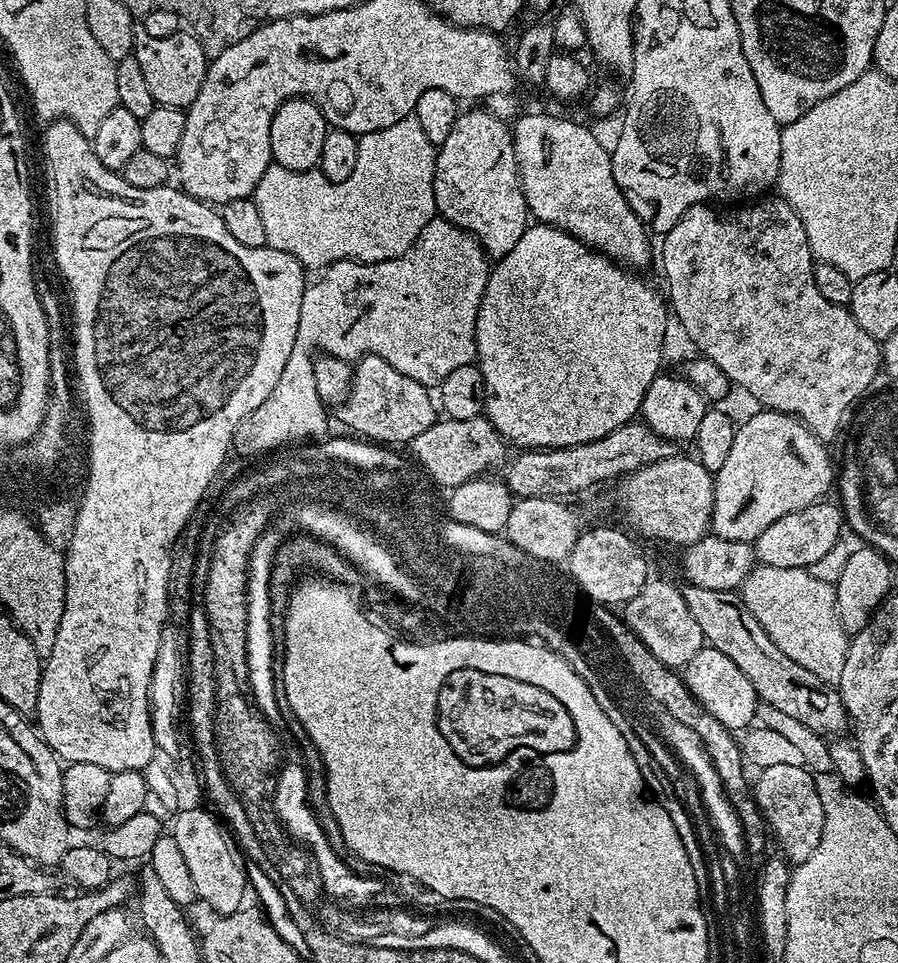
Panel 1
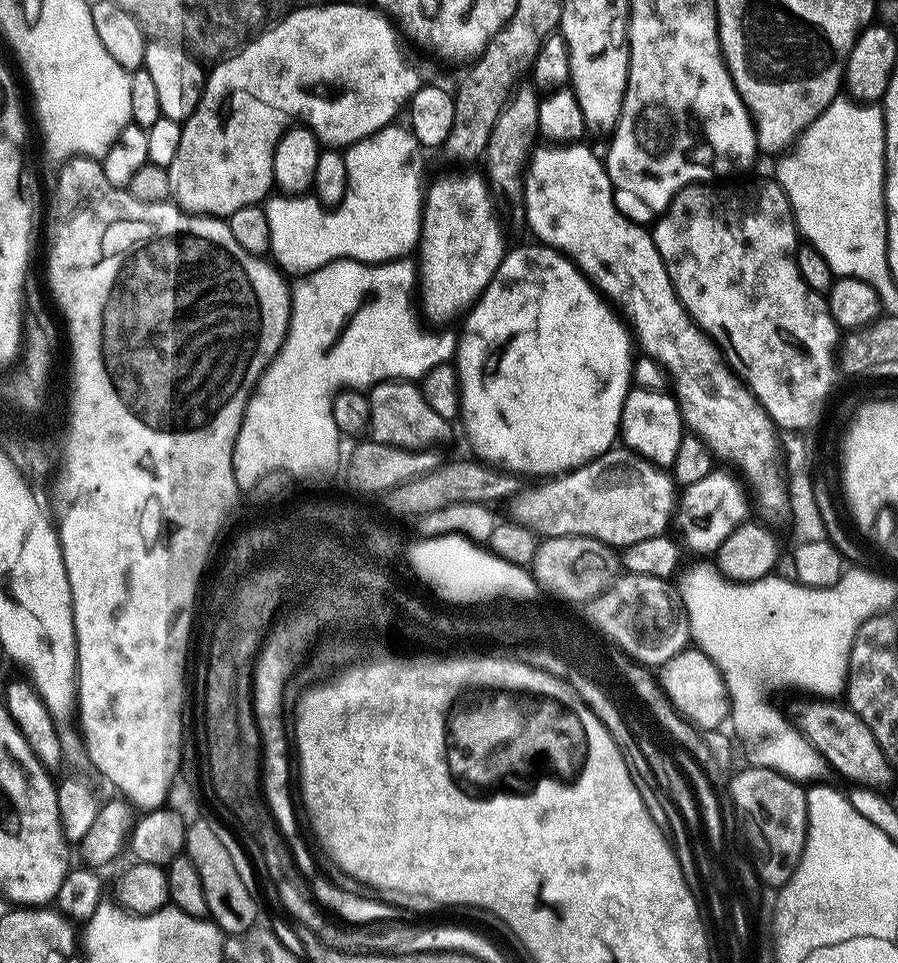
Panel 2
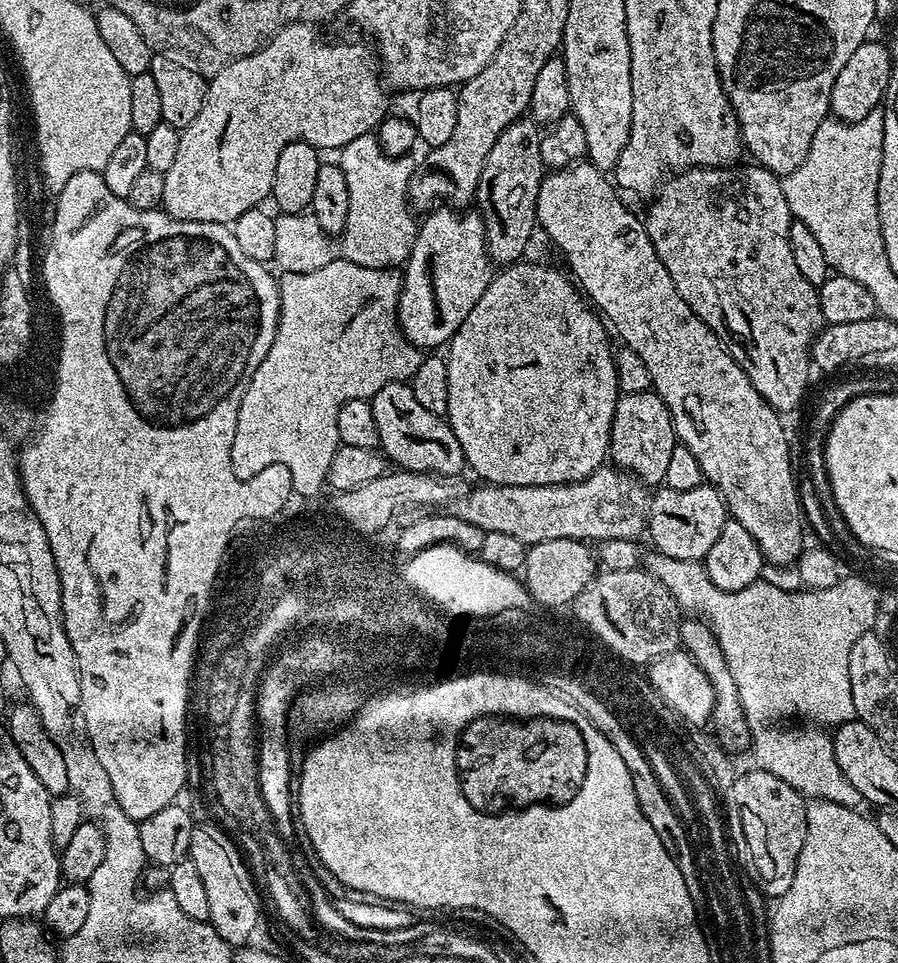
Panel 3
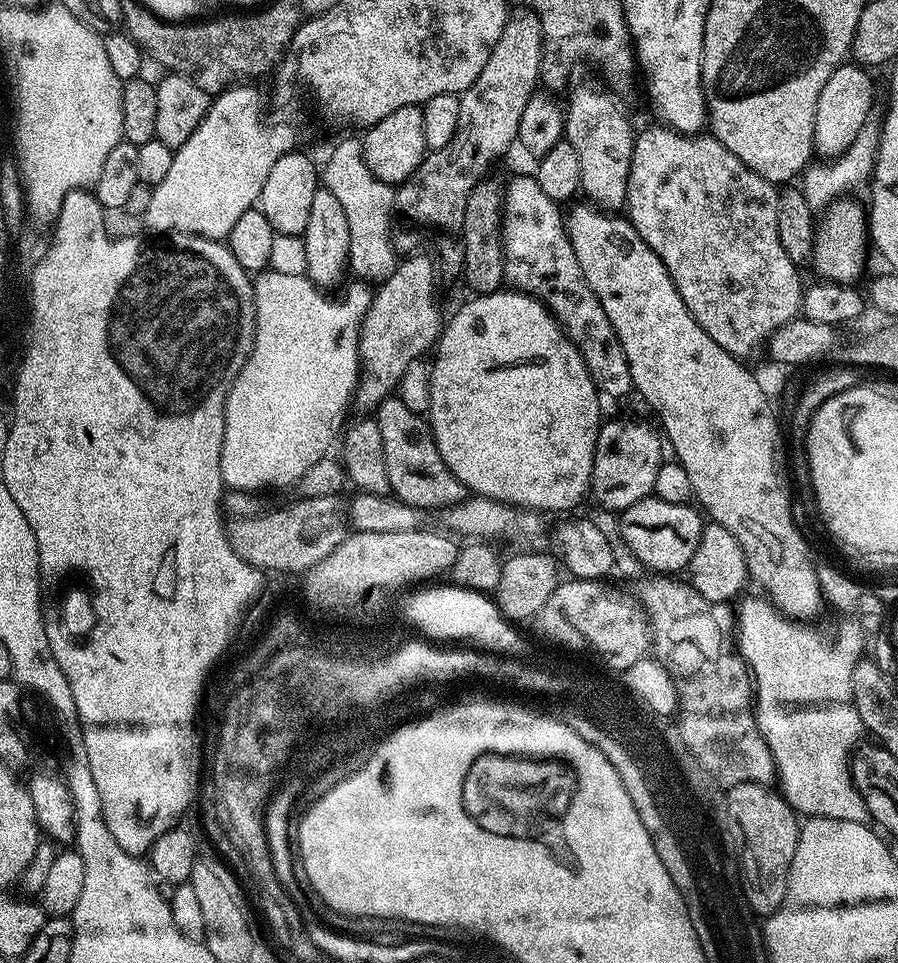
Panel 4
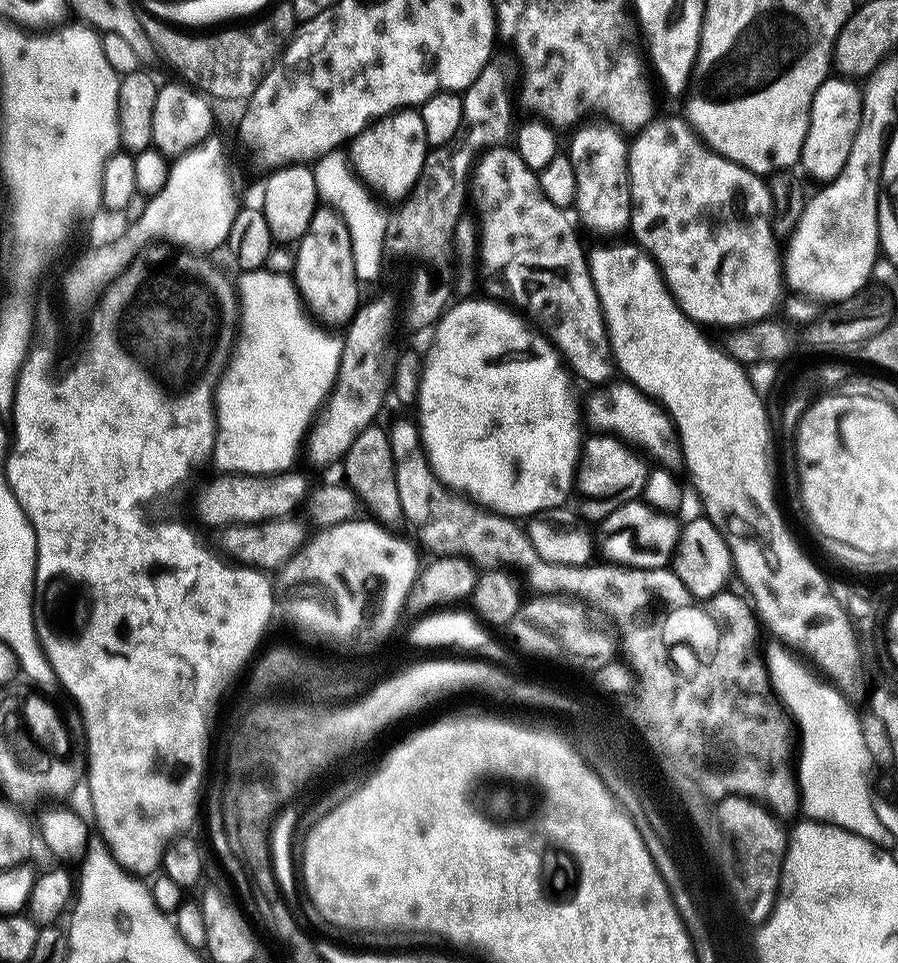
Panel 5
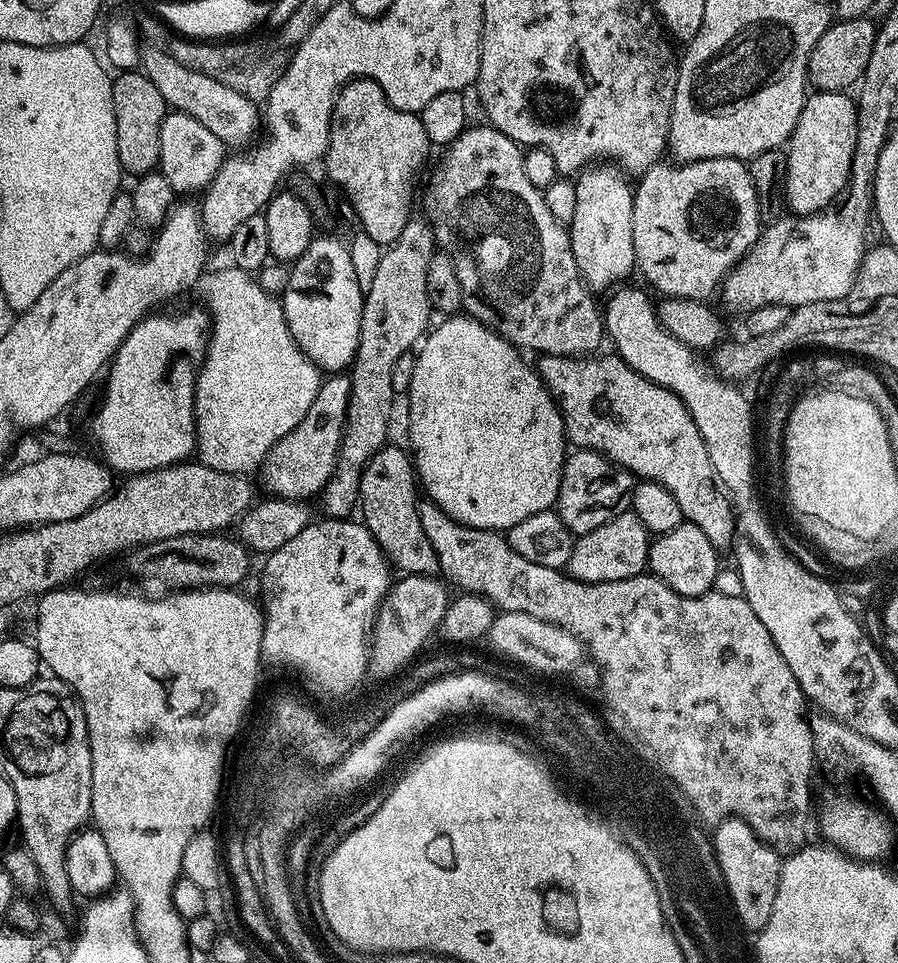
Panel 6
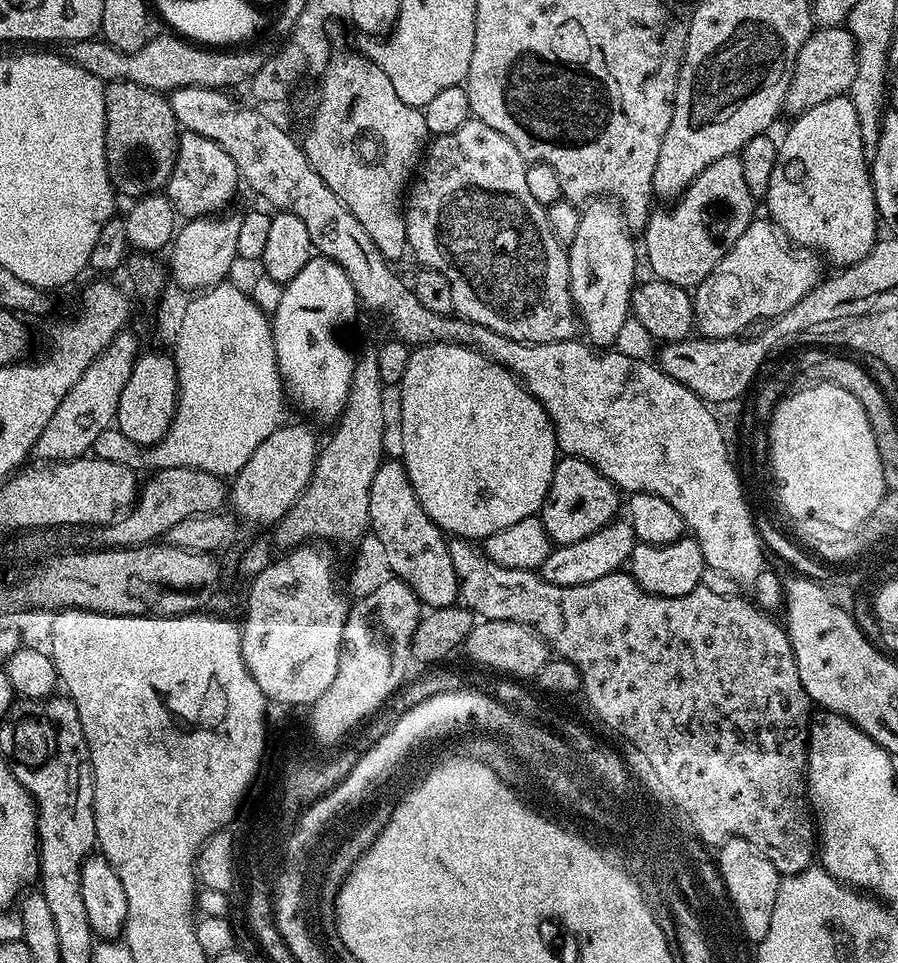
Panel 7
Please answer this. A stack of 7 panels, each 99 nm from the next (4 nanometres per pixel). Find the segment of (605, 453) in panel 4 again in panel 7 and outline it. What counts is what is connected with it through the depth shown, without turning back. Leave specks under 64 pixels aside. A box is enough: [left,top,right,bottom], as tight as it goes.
[538,456,622,545]

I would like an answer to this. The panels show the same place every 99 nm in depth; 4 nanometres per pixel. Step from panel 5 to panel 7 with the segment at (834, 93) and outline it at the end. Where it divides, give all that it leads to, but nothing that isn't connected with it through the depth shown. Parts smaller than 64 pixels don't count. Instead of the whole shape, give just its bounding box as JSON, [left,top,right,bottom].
[766,95,878,269]

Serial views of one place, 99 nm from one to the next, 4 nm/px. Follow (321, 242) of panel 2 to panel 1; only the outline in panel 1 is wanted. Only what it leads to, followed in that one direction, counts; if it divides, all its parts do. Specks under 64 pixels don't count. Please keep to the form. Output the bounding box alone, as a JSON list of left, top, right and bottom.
[254,115,437,270]

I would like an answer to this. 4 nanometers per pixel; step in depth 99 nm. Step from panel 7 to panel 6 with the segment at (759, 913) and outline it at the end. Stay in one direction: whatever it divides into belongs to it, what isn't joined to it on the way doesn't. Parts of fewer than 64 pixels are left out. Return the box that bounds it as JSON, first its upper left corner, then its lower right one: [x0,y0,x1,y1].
[711,818,781,934]

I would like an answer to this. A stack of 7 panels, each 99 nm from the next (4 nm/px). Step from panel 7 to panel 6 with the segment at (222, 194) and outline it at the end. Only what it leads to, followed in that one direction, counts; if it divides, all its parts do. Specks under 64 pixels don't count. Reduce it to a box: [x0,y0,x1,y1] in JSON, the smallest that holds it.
[158,111,226,193]

